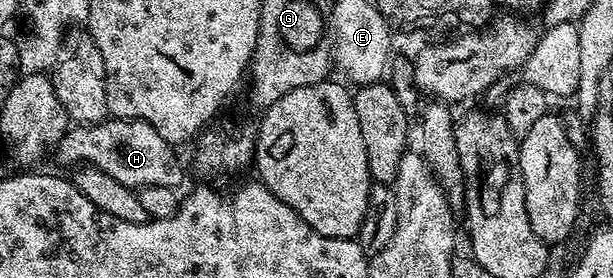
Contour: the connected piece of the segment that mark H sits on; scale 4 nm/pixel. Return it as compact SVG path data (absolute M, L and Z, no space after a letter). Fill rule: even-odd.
M109 117L102 123L72 125L54 148L60 163L98 167L110 173L114 181L133 189L150 185L166 185L179 188L184 179L184 167L176 156L177 148L167 143L158 129L141 119L117 119Z

